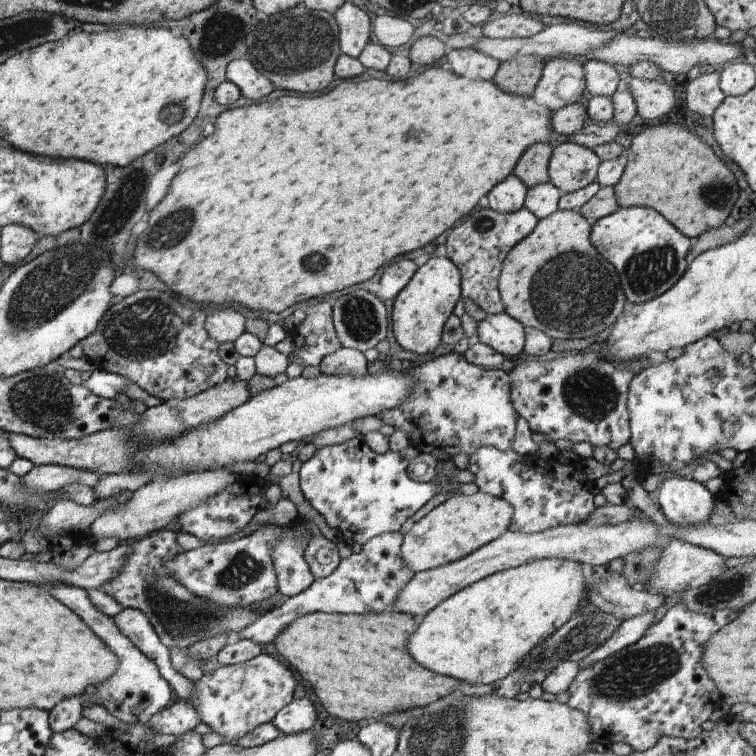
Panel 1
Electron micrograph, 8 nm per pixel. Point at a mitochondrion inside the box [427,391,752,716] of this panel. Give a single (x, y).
(631, 677)

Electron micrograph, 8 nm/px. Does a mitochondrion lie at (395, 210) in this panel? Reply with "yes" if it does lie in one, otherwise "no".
no

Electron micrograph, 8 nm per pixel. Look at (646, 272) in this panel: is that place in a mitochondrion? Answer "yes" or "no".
yes

